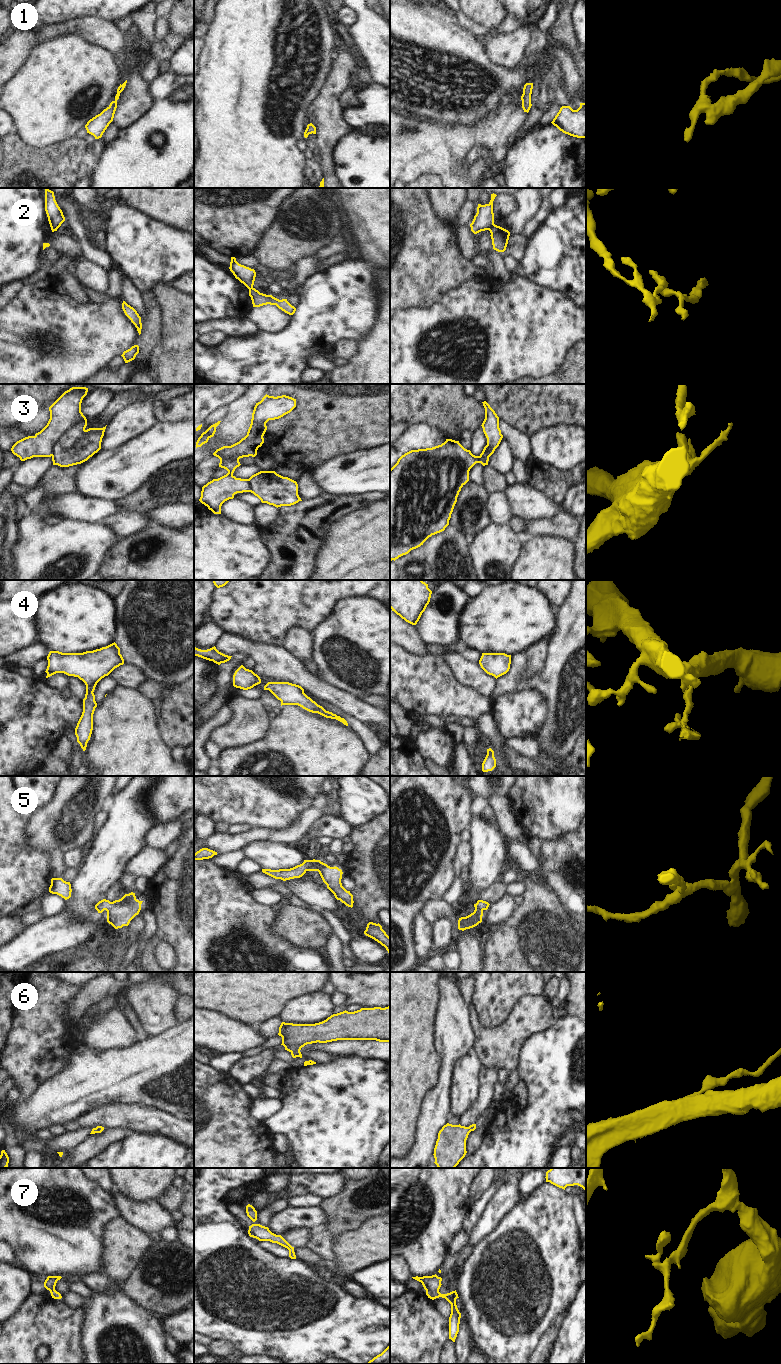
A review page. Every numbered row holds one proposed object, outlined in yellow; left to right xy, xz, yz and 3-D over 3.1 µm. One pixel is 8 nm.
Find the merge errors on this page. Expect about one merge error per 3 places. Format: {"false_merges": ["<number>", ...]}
{"false_merges": ["2", "3"]}

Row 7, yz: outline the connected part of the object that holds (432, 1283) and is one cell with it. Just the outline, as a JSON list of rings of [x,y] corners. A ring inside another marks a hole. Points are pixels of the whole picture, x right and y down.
[[[436,1274],[432,1276],[416,1276],[412,1278],[422,1283],[424,1289],[426,1290],[426,1295],[428,1298],[434,1300],[436,1298],[442,1297],[451,1304],[451,1314],[449,1317],[449,1339],[455,1342],[455,1339],[459,1332],[459,1324],[461,1318],[461,1313],[459,1312],[456,1305],[456,1299],[459,1298],[456,1290],[447,1294],[441,1294],[439,1292],[439,1289],[442,1285],[442,1278],[438,1277]]]

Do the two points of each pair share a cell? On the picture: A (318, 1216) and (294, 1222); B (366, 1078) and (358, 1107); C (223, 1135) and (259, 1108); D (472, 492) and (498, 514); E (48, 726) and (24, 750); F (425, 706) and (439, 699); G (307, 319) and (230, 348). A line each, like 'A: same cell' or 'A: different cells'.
A: same cell
B: same cell
C: different cells
D: different cells
E: same cell
F: same cell
G: same cell

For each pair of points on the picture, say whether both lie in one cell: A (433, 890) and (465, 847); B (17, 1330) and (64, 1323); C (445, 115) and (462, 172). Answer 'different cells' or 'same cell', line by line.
A: different cells
B: same cell
C: different cells

